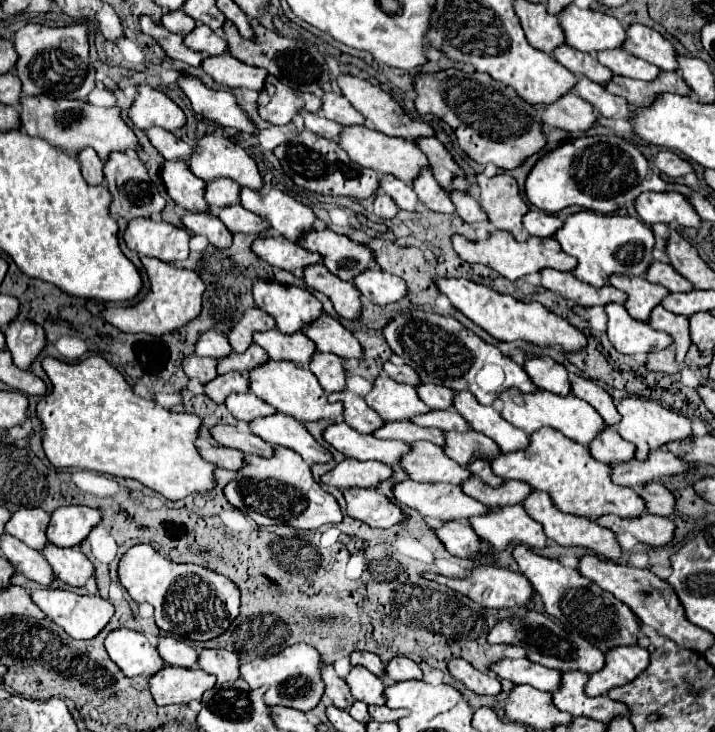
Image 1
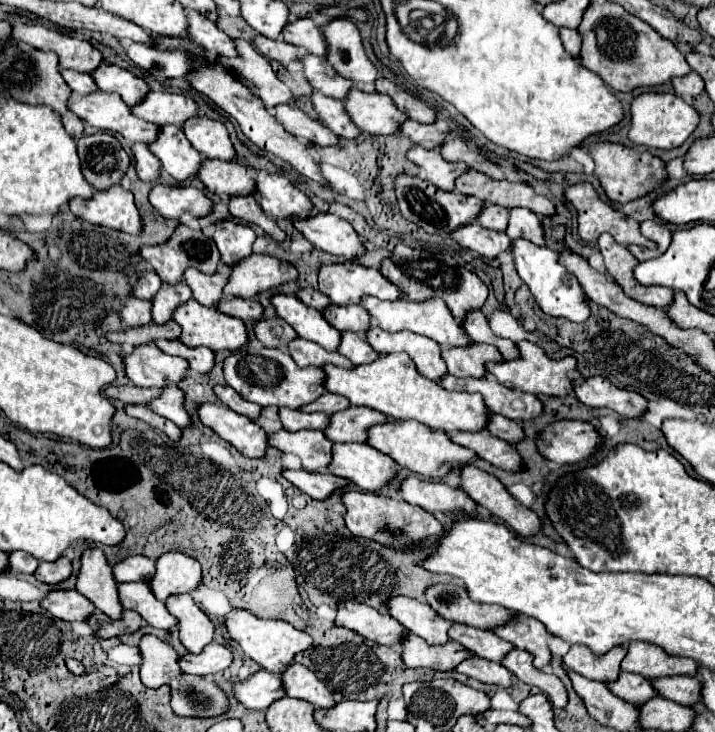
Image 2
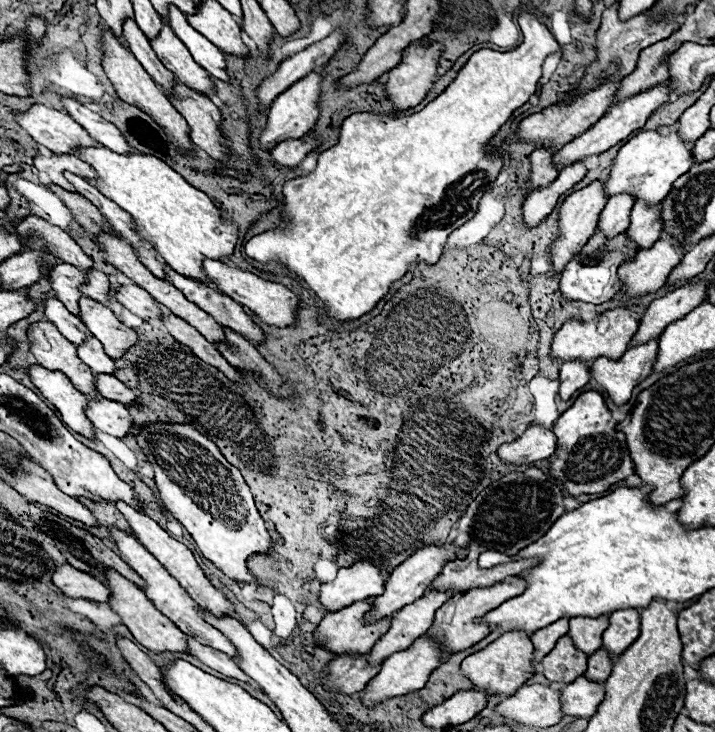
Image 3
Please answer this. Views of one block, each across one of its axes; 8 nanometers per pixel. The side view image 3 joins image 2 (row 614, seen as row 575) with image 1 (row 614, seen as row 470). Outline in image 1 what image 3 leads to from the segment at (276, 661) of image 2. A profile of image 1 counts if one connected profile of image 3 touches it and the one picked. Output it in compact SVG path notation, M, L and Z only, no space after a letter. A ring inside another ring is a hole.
M138 544L132 546L124 558L120 560L120 582L132 596L132 600L140 602L150 602L154 606L154 616L156 616L156 626L168 634L188 638L188 640L214 640L222 636L230 624L238 618L240 614L240 590L234 582L230 582L226 576L220 576L208 568L196 566L196 564L174 564L166 558L162 558L150 544Z

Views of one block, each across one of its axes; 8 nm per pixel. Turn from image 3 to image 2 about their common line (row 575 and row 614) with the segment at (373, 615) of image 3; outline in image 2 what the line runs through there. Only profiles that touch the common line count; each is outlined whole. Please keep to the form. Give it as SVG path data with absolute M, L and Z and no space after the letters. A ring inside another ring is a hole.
M396 596L388 600L390 616L394 616L402 626L406 626L412 634L424 638L432 646L440 646L450 642L448 630L452 622L446 622L434 614L434 610L420 600L412 600L406 596Z

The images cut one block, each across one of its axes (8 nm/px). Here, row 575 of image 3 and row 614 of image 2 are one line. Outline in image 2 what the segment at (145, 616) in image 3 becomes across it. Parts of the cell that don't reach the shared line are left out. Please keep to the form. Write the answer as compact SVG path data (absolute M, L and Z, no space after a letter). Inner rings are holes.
M88 548L82 552L80 572L76 576L76 590L106 616L120 618L122 606L118 602L116 580L102 550Z

